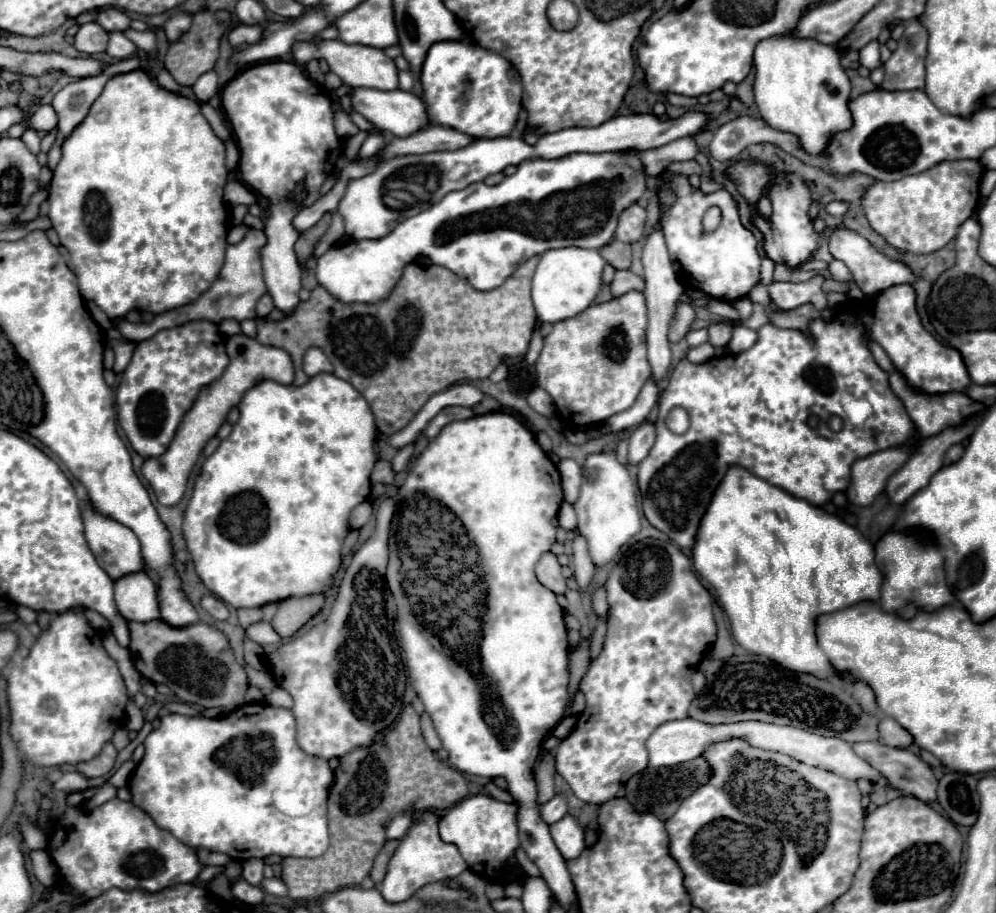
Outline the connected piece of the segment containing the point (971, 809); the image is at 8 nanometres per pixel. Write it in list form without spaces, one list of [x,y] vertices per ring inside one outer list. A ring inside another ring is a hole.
[[[945,773],[939,779],[937,801],[953,823],[971,827],[979,815],[977,777],[965,773]]]

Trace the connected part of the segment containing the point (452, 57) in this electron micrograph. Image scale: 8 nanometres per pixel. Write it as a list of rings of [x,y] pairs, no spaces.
[[[469,39],[435,43],[427,53],[419,81],[423,91],[421,99],[425,101],[427,113],[433,123],[457,129],[479,139],[507,137],[515,129],[517,115],[521,111],[521,79],[511,63],[501,55],[495,55],[495,51],[483,51],[483,47],[475,47]]]

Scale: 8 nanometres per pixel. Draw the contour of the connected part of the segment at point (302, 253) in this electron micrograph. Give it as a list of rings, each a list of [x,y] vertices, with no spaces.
[[[325,213],[325,215],[319,219],[317,225],[313,225],[311,229],[307,229],[307,231],[303,231],[303,233],[299,235],[299,239],[295,241],[295,253],[297,253],[299,261],[305,261],[305,259],[311,257],[317,241],[319,241],[321,235],[327,231],[329,223],[331,223],[331,213]]]

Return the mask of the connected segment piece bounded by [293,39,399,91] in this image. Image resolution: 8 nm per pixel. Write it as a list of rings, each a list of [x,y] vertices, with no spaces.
[[[339,39],[321,41],[321,43],[297,43],[293,47],[293,57],[303,65],[311,59],[325,59],[329,63],[329,69],[333,73],[337,73],[345,85],[351,85],[351,87],[371,87],[371,89],[381,89],[381,91],[399,87],[395,61],[391,57],[387,57],[381,49],[375,49],[375,47],[347,45]]]

